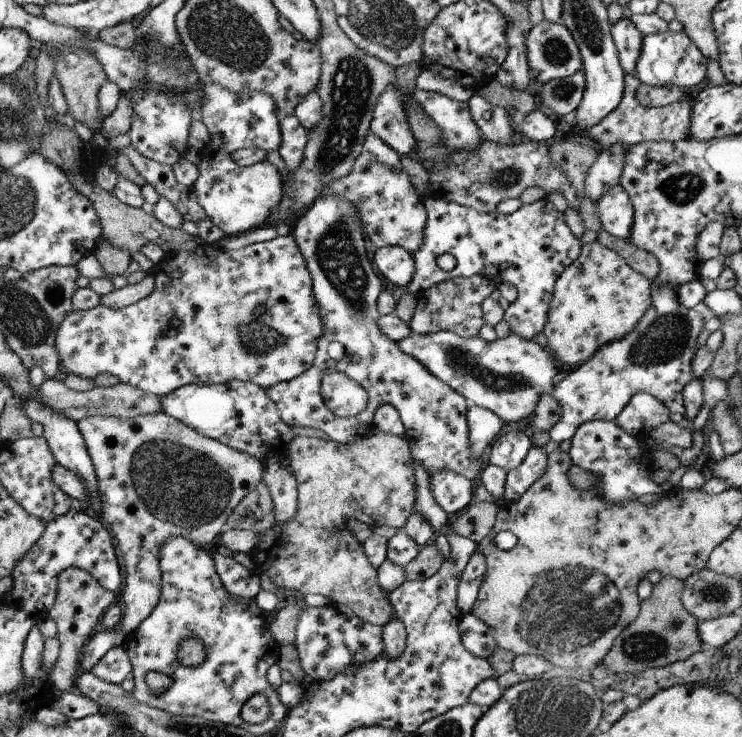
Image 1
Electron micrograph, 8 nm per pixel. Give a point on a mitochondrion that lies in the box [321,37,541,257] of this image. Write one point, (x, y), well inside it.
(505, 178)

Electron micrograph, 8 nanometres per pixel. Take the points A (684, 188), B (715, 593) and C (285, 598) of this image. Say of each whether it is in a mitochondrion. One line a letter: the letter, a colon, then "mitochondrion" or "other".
A: mitochondrion
B: mitochondrion
C: other

